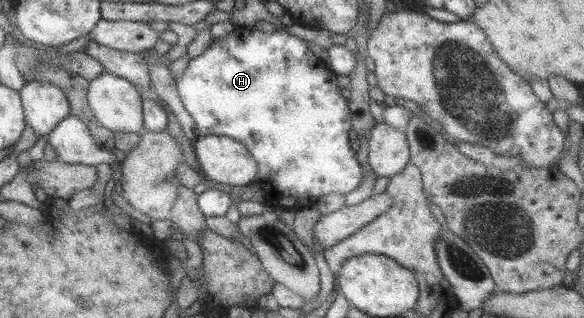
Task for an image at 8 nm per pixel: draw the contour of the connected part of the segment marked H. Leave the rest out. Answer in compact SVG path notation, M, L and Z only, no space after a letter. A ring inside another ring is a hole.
M235 26L224 37L212 39L211 43L207 45L207 49L201 55L197 55L196 58L190 59L181 75L174 80L183 107L187 110L189 116L194 119L197 134L199 136L217 135L230 137L230 139L242 144L255 161L256 181L260 189L266 194L267 202L273 203L278 209L296 211L301 208L312 209L319 197L330 193L338 193L345 196L364 181L363 168L361 168L349 143L348 133L352 129L349 107L347 101L339 92L341 87L338 85L336 78L337 76L330 68L324 65L321 59L307 48L305 40L299 39L299 37L295 37L295 35L291 35L281 29L266 33L259 31L253 26Z

